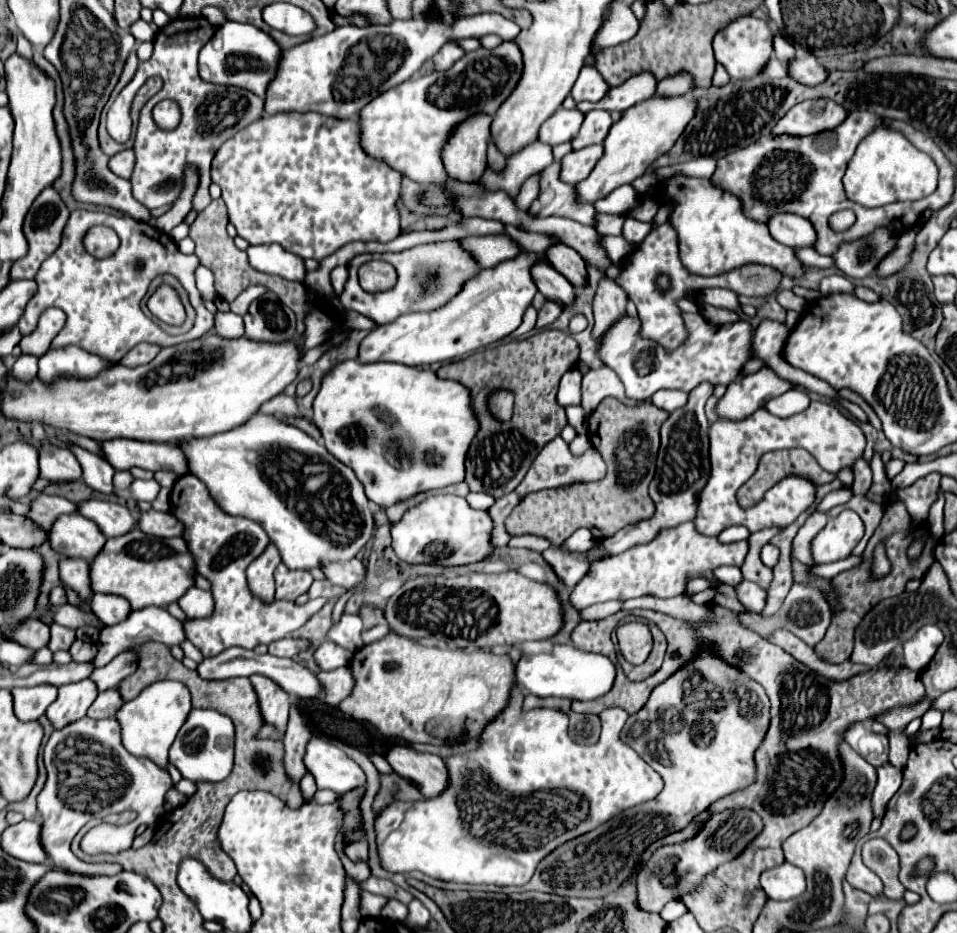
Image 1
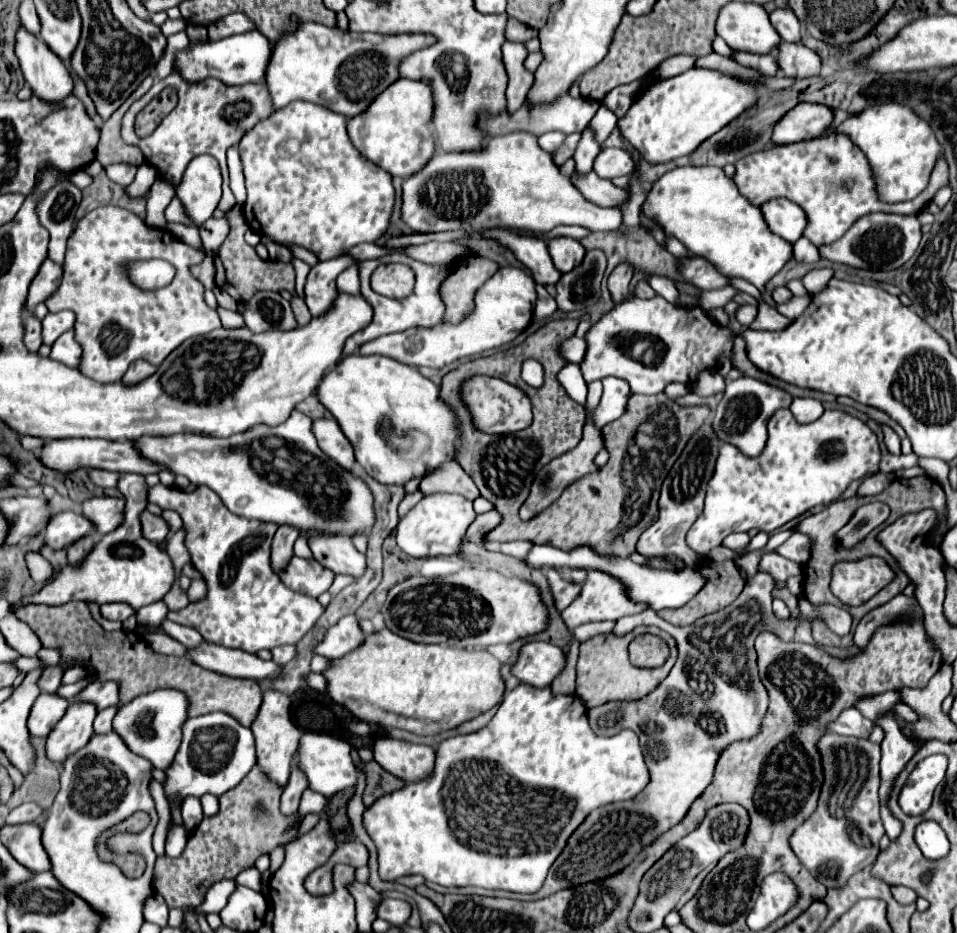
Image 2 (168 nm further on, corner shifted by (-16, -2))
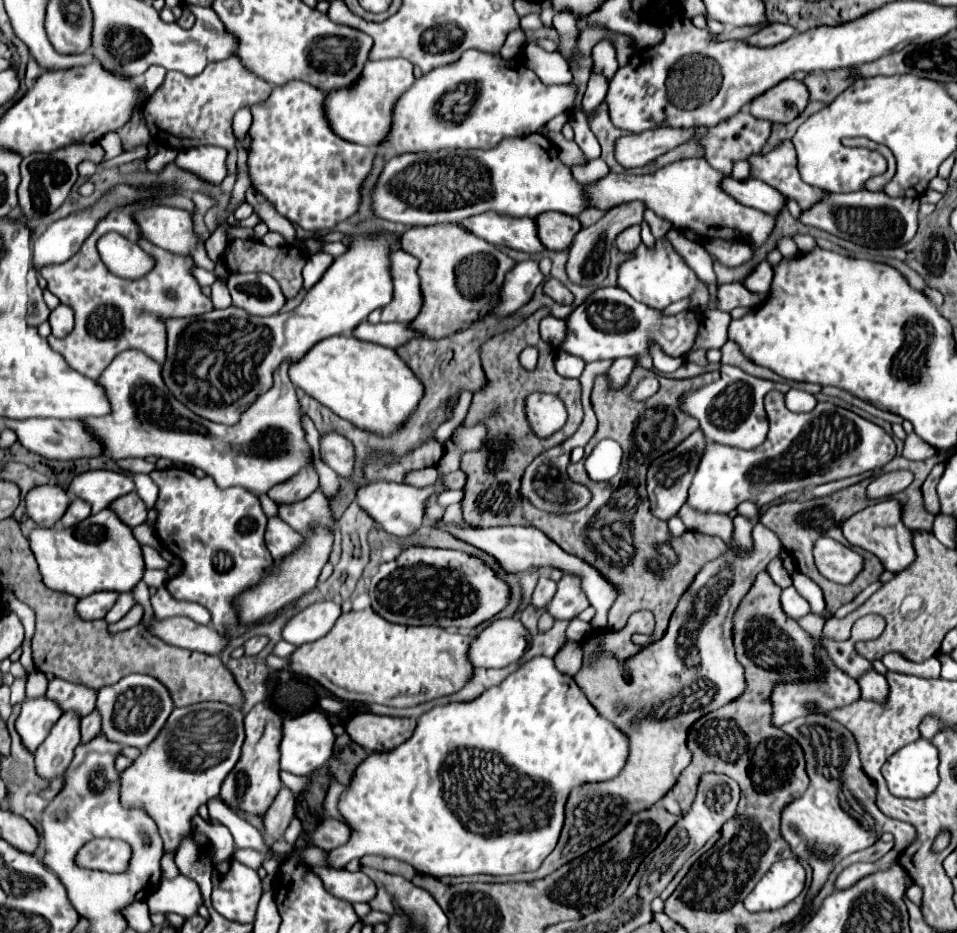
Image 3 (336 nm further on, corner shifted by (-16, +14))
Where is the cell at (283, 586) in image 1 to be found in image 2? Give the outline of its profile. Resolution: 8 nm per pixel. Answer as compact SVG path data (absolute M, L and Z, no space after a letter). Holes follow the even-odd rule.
M294 556L286 570L280 574L280 578L290 590L318 598L330 588L334 574L328 572L328 568L324 568L316 560L304 560Z

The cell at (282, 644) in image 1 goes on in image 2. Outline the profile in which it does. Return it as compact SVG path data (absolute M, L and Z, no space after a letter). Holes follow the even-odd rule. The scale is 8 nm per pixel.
M292 644L280 646L280 648L272 648L272 660L276 664L288 664L294 656L296 656L296 646L292 646Z

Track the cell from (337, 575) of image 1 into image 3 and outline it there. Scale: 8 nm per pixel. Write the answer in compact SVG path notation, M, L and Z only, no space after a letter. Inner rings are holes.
M320 490L312 492L306 500L298 500L292 504L278 504L278 516L304 536L312 532L314 524L324 524L332 530L336 528L332 508L328 506L328 500Z

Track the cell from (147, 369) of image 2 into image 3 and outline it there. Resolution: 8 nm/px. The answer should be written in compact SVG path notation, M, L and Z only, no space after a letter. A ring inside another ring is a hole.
M124 350L112 360L112 364L108 364L108 368L104 368L104 372L96 380L110 402L110 408L112 408L110 414L100 418L82 418L82 424L88 430L88 434L92 434L100 442L102 452L112 456L112 460L160 456L172 462L180 462L180 464L204 470L208 476L214 478L214 482L220 488L242 486L250 492L266 494L274 484L288 480L288 476L294 476L302 466L310 462L310 456L312 456L310 446L304 440L296 390L294 390L294 384L288 380L288 366L290 362L284 360L274 370L274 386L242 414L242 420L236 426L222 426L222 424L196 416L192 410L180 404L172 396L172 392L166 388L160 376L160 364L156 364L152 358L144 356L142 352Z

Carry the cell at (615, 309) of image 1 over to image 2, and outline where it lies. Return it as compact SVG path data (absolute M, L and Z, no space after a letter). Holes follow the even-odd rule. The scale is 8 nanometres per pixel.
M620 264L614 268L614 272L608 278L608 290L612 294L614 304L620 304L622 300L630 298L630 280L632 280L634 268L630 264Z

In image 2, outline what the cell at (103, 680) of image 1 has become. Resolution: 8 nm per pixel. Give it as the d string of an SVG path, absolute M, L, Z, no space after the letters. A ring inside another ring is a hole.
M114 680L94 682L72 700L92 700L98 706L98 710L102 710L112 704L118 704L118 690L120 690L120 684L116 684Z

